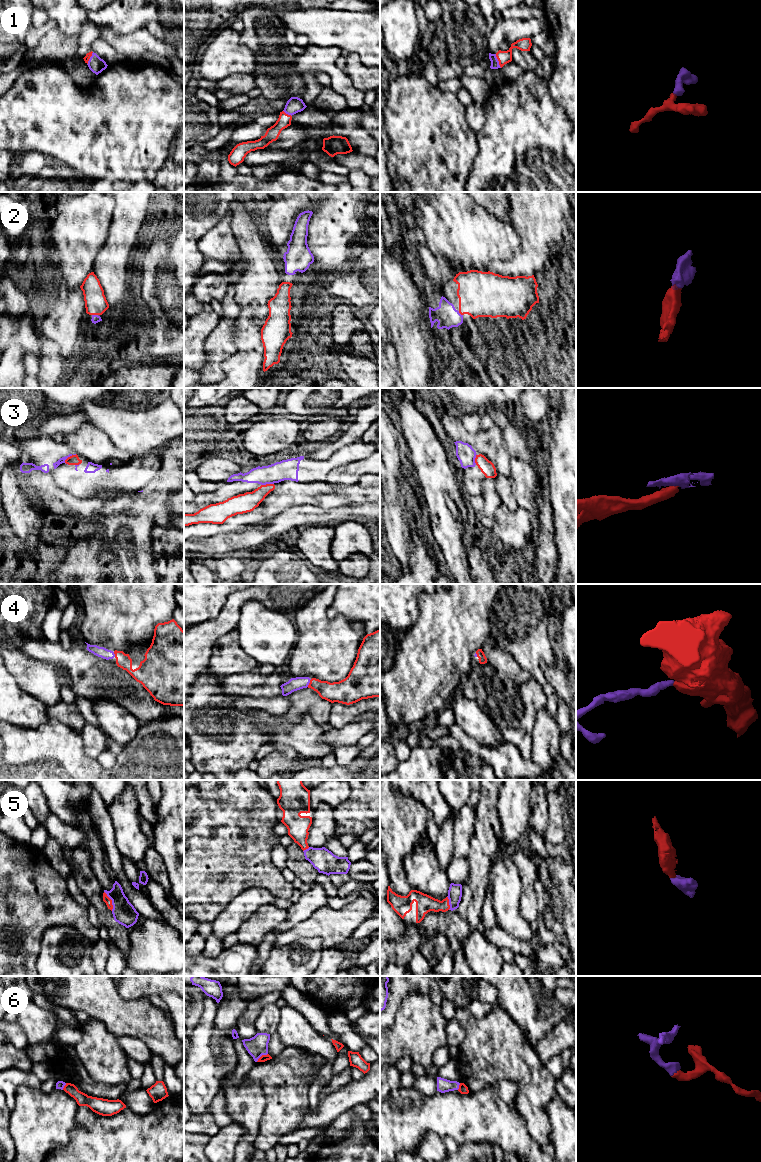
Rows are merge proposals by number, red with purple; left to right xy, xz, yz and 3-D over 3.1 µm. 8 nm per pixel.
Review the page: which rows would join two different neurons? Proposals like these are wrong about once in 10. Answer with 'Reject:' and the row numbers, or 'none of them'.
Reject: none of them

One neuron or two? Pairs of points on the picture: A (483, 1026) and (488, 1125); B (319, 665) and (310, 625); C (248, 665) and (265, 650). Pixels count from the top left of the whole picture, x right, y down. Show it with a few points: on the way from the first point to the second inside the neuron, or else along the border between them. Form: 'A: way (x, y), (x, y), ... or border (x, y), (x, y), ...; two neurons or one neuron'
A: border (508, 1080), (502, 1080), (478, 1091), (469, 1092); two neurons
B: way (319, 655), (319, 637), (317, 635); one neuron
C: border (239, 641), (240, 647), (258, 664); two neurons

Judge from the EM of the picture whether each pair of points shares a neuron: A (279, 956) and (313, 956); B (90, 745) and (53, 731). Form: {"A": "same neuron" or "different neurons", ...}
{"A": "same neuron", "B": "different neurons"}

